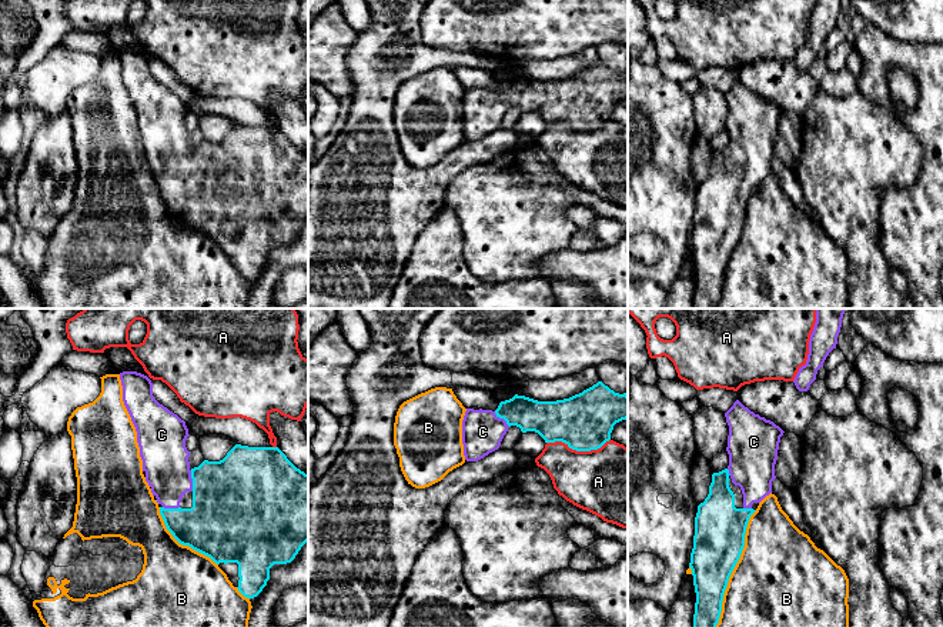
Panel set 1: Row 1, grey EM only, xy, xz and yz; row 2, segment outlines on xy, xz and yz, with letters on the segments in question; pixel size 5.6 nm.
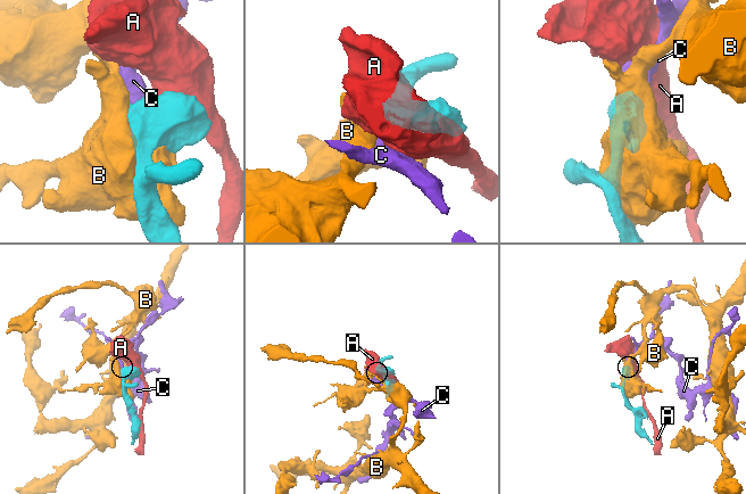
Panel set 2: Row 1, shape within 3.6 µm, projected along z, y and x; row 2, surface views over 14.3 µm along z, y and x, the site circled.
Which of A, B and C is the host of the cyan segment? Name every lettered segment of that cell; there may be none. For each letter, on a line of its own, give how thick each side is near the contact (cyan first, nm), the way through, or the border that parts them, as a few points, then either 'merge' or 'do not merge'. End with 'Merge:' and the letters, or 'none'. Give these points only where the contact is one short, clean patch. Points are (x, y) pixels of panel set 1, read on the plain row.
A: 320/400 nm | do not merge
B: 280/500 nm | do not merge
C: 460/260 nm | across xy (233, 179), (210, 162), (193, 160), (163, 130) | merge
Merge: C

